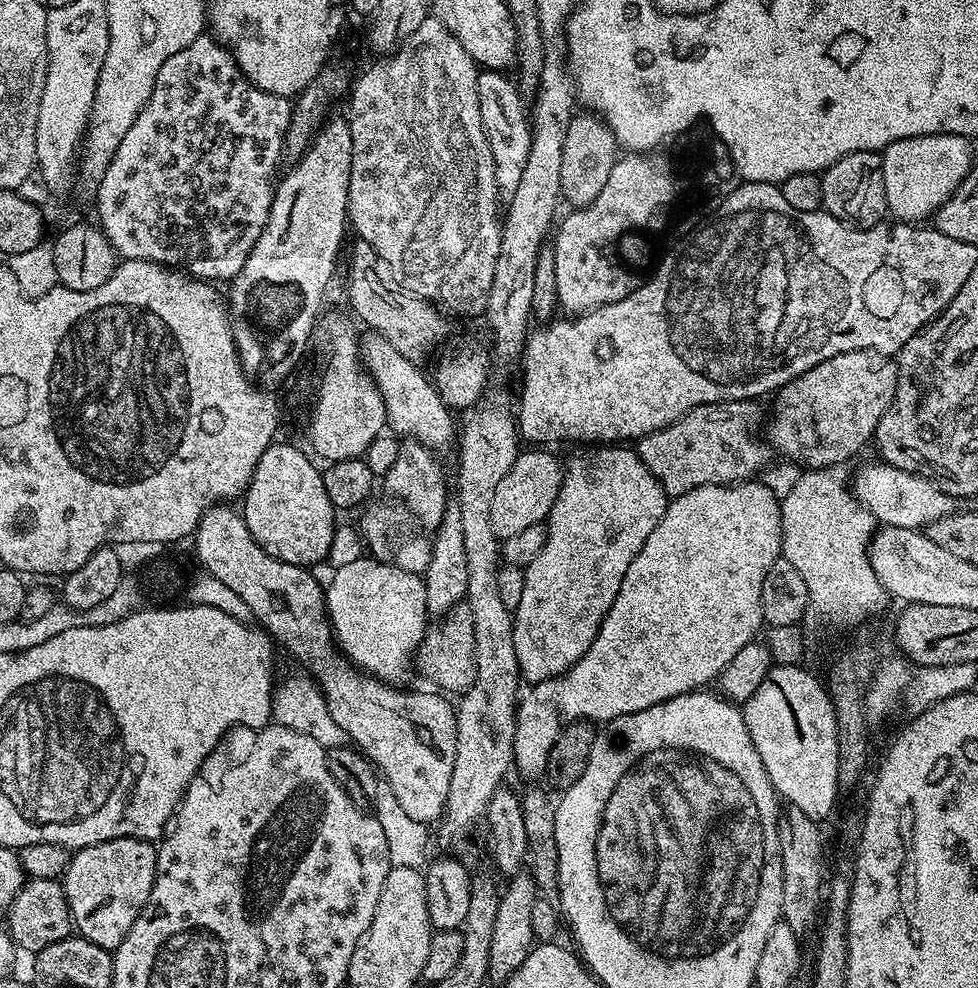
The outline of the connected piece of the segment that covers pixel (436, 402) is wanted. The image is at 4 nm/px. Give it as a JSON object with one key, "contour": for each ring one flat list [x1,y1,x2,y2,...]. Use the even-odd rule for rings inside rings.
{"contour":[[369,331,367,335,359,341,360,362,380,389,388,415,387,427,397,437,417,440,433,450,446,447,451,440,453,443,458,436,458,424,452,421,453,413,442,402,435,383,429,377,427,380,413,361,402,358,379,332]]}

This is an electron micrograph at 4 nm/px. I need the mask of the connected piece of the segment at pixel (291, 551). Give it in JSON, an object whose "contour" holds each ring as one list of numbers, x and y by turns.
{"contour":[[274,442,258,458,248,491,242,497,242,515,254,542,266,554,311,569,316,566,312,564,327,558,336,540,338,512,326,494,323,471,312,465,313,457,292,444,280,443]]}

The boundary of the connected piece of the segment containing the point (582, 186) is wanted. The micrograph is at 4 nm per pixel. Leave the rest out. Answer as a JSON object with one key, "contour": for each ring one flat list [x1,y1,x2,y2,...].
{"contour":[[573,115,572,121,568,123,566,130,566,142,562,144,562,182,560,183,560,194,565,201,572,203,573,209,585,208,586,205,598,198,602,186,610,179,610,170,614,170,618,159,618,145,616,136,607,123,599,116]]}

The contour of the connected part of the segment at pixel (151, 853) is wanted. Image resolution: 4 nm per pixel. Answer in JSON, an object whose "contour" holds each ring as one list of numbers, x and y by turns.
{"contour":[[127,836,107,840,71,853,62,883,68,909,72,915,72,923,79,935,109,950,116,949,123,942,130,926,134,926,134,922,140,916,140,911,144,909,150,898,150,890,156,881,156,850,157,845,153,841]]}

